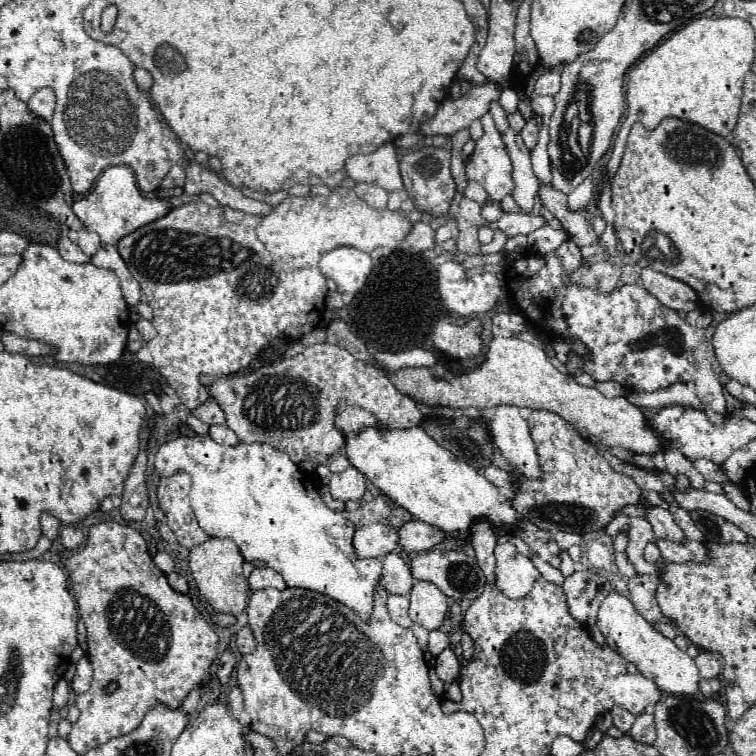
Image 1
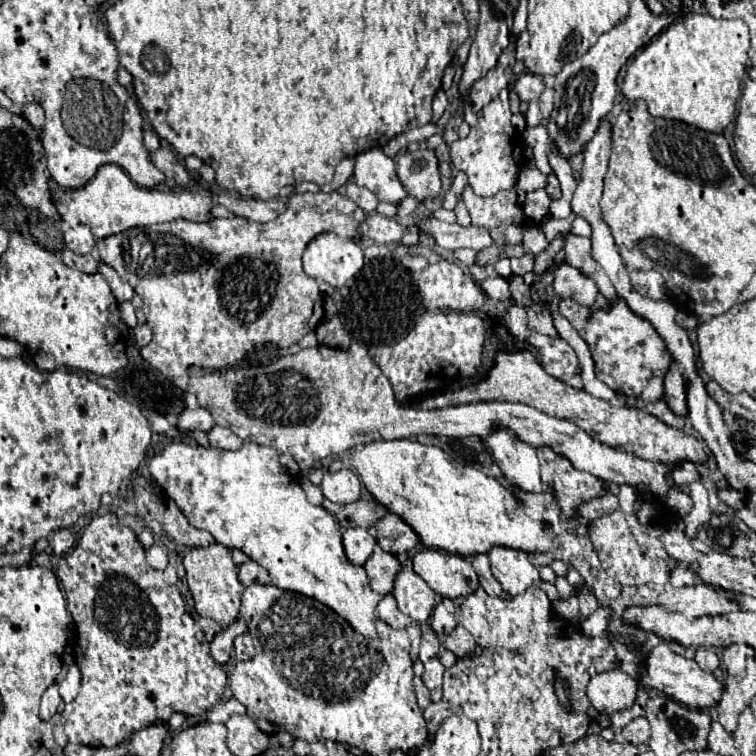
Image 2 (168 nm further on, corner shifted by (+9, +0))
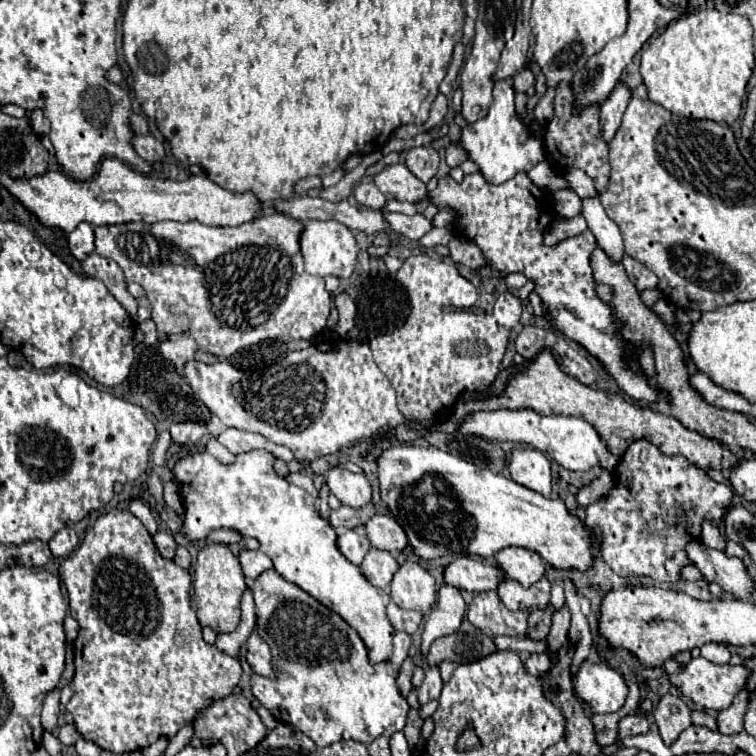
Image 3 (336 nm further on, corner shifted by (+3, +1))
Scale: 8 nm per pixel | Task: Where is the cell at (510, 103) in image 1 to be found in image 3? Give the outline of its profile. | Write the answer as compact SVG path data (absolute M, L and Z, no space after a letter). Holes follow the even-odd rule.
M498 81L494 85L494 101L490 105L490 111L484 119L468 125L462 129L460 147L468 153L468 159L472 159L484 179L490 185L500 185L512 179L514 175L522 171L530 171L534 165L546 159L542 143L526 129L526 125L518 119L514 111L514 89L508 81Z

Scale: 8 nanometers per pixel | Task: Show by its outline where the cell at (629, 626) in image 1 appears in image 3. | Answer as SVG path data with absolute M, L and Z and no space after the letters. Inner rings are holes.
M704 657L690 659L690 663L686 665L680 665L676 659L666 659L664 671L668 673L670 683L678 687L684 697L692 699L702 709L714 709L714 711L722 711L730 707L732 699L746 685L746 677L748 677L748 669L744 669L744 665L712 665Z

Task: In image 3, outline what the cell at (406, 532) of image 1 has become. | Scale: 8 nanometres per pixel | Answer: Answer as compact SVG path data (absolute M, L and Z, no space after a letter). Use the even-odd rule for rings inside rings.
M374 515L364 527L372 547L376 549L394 553L394 551L402 551L408 545L408 537L394 519L394 515Z

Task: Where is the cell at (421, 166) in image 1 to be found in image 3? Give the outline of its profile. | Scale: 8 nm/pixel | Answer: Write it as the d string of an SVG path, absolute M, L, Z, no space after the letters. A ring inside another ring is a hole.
M414 147L406 155L406 167L422 183L428 183L440 167L440 157L438 157L436 149L432 149L432 147Z

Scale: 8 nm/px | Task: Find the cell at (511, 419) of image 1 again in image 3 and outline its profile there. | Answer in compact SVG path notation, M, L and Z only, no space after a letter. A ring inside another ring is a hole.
M518 447L510 455L508 471L516 483L544 497L550 497L552 475L550 475L550 461L544 453L530 447Z

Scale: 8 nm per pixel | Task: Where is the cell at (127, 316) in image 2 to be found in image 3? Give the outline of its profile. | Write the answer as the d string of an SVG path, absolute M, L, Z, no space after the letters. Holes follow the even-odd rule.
M90 253L82 261L82 269L88 277L100 279L108 287L108 291L116 297L116 301L130 313L134 325L138 325L138 301L126 291L126 281L124 281L122 269L112 259L100 257L98 253Z

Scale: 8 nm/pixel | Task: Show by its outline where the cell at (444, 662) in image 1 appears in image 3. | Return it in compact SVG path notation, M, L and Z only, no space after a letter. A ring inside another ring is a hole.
M428 665L426 667L426 677L418 689L418 699L420 703L428 703L430 699L438 699L440 697L440 691L442 691L442 677L440 677L440 669L436 665Z

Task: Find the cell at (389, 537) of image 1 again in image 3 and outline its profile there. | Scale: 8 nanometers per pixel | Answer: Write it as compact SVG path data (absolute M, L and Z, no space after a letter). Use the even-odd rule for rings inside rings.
M346 529L344 533L338 535L338 549L348 561L352 561L354 565L360 565L366 553L370 551L370 541L362 531Z

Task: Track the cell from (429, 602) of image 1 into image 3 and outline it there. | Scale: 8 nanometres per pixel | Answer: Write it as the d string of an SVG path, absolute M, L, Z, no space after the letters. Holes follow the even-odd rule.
M404 561L392 579L390 597L398 607L426 615L436 601L436 581L416 561Z

